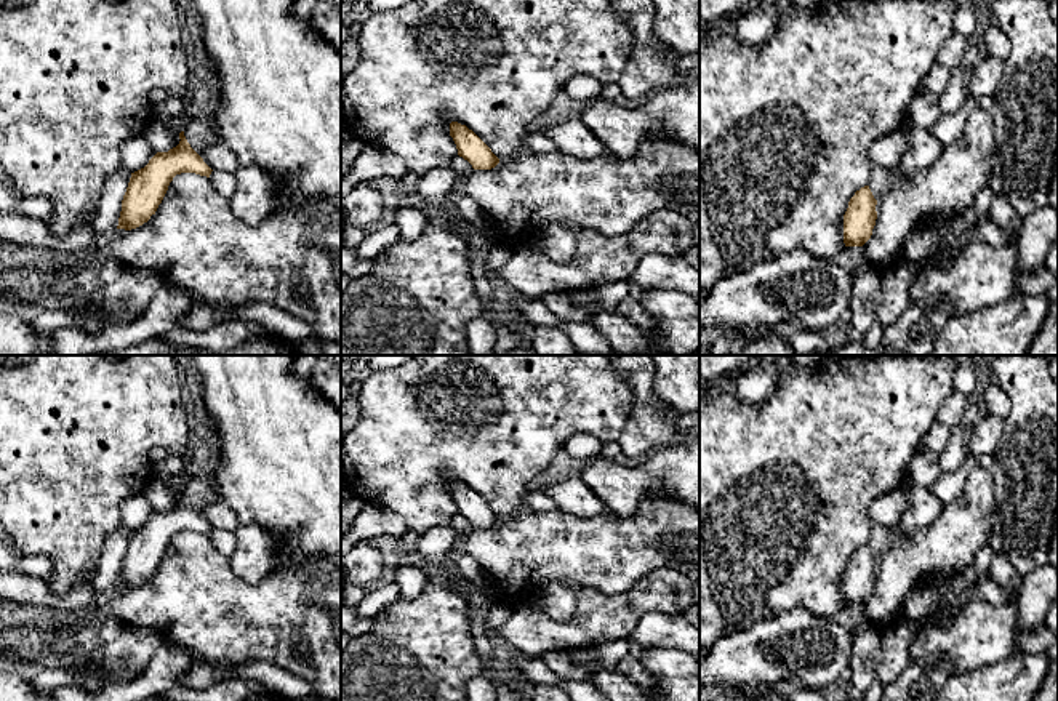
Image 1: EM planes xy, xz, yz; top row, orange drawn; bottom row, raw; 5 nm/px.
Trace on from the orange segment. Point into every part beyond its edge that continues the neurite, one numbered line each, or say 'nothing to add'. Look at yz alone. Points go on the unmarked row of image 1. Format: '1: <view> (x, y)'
nothing to add

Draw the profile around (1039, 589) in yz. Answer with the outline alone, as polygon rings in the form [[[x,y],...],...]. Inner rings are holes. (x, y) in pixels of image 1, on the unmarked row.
[[[1047,565],[1023,578],[1018,592],[1018,653],[1042,655],[1050,650],[1055,634],[1047,615],[1058,597],[1058,568]]]

